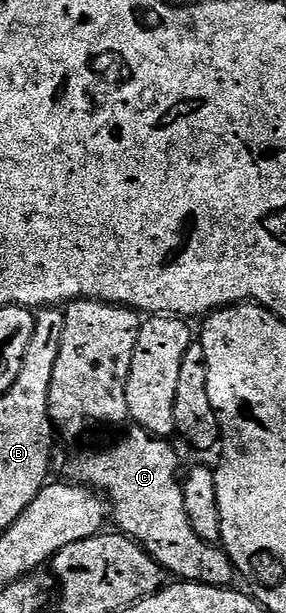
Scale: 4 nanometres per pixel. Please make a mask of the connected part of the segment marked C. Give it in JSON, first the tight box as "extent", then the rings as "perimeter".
{"extent":[74,426,235,585],"perimeter":[[[137,426],[126,430],[114,448],[80,457],[74,464],[77,479],[104,494],[112,509],[113,523],[118,523],[117,531],[142,545],[171,577],[195,584],[233,585],[235,564],[217,543],[202,540],[192,526],[186,509],[186,489],[180,476],[178,480],[182,460],[171,441],[164,436],[151,436]]]}

